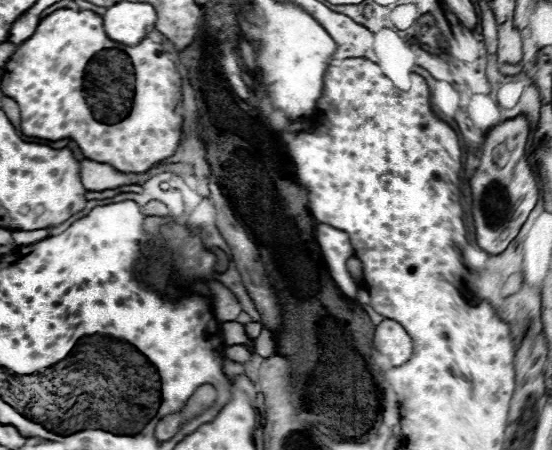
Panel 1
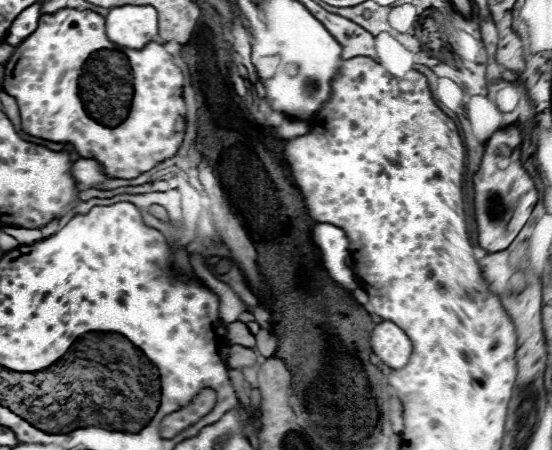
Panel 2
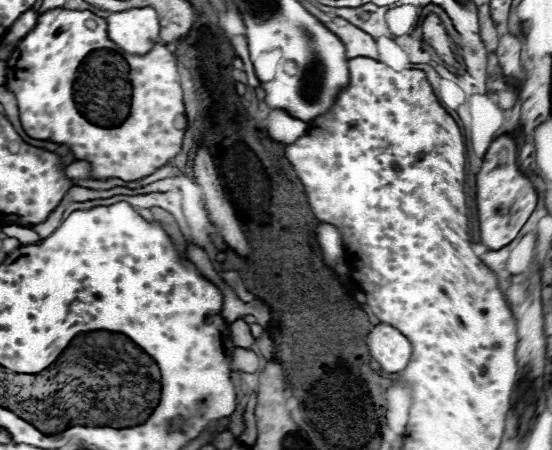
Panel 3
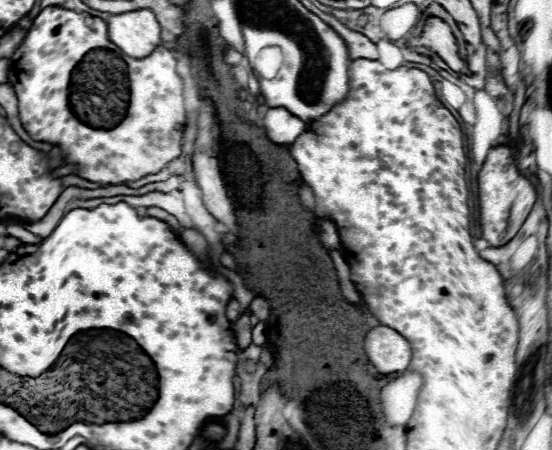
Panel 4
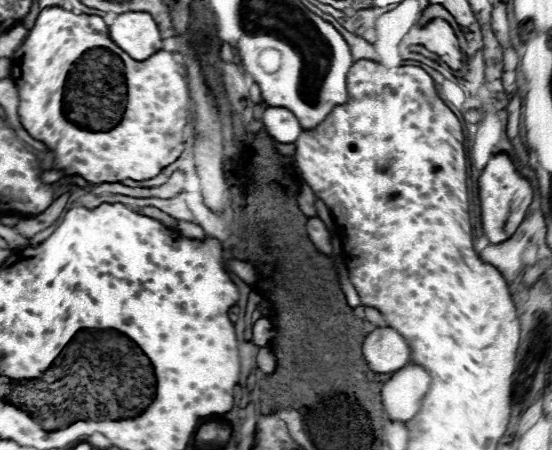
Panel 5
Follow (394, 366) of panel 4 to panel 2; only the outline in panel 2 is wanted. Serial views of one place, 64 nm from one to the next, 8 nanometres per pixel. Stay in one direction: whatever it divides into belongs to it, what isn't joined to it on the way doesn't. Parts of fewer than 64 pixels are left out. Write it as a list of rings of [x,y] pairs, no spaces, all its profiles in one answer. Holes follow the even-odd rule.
[[[380,322],[372,330],[370,346],[374,354],[392,370],[404,368],[412,354],[412,344],[408,336],[392,322]]]

